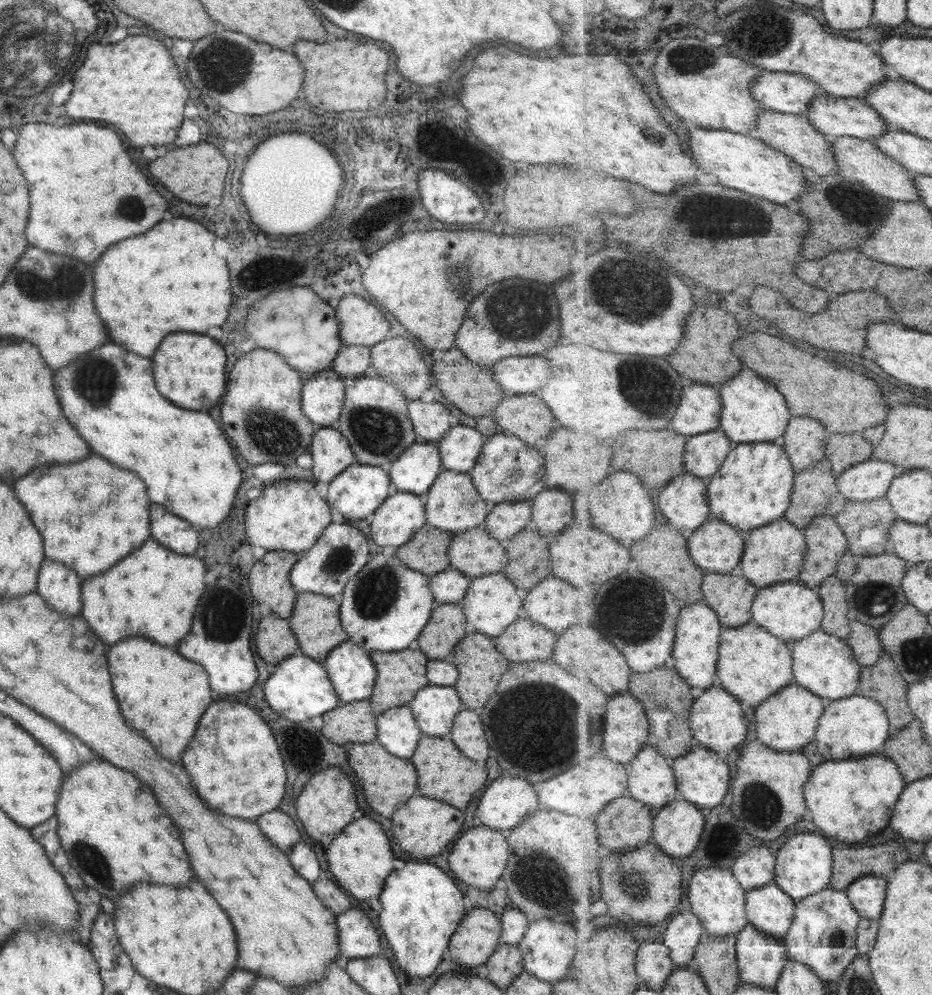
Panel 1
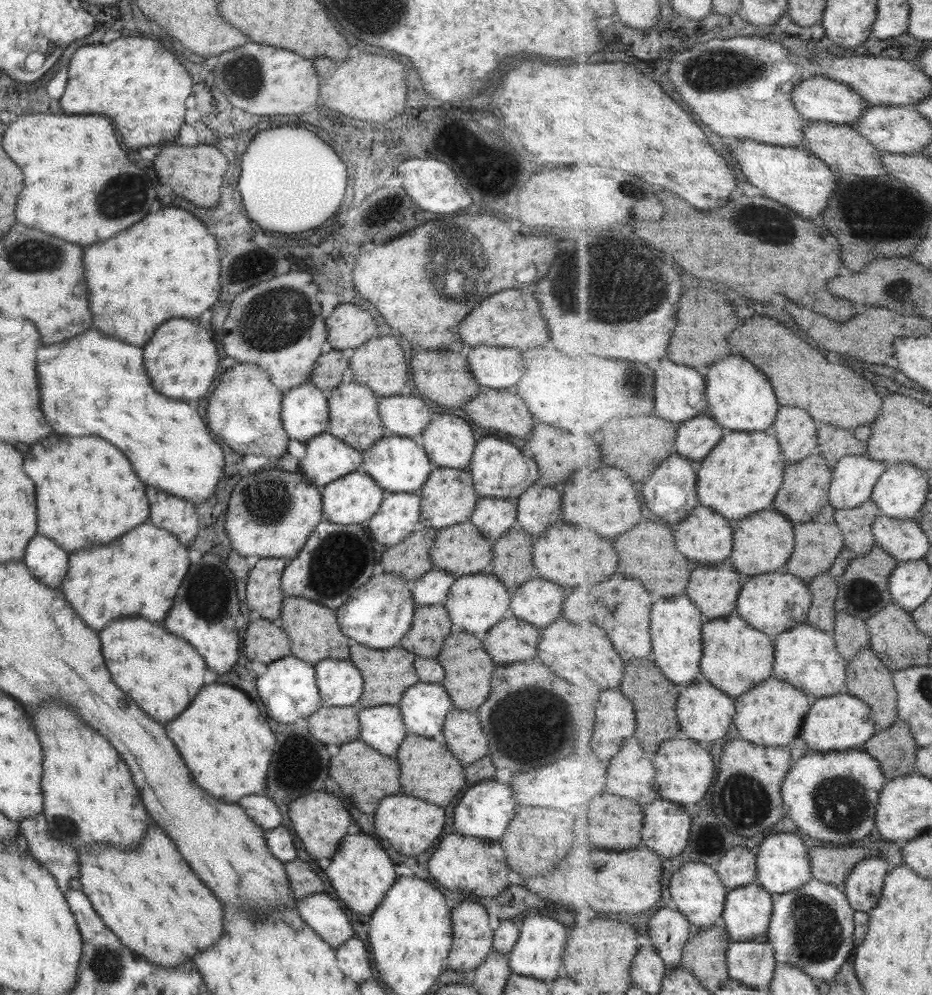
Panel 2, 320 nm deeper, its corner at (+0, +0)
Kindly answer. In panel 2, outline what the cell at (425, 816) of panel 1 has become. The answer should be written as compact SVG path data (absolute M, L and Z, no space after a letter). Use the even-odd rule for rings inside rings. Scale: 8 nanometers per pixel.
M385 796L379 800L373 826L375 826L377 836L387 840L393 850L397 850L403 856L415 856L423 852L431 842L435 842L435 838L441 834L443 822L445 822L443 810L433 804L415 800L411 796L409 798L407 796Z

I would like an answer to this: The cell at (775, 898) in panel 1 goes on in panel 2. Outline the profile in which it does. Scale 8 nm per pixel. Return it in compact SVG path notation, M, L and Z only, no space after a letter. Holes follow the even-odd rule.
M758 884L730 890L721 924L729 932L731 941L765 937L773 920L772 896Z

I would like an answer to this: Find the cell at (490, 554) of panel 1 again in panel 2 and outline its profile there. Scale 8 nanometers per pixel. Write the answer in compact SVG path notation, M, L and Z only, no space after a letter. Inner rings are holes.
M454 524L436 530L429 549L430 563L433 569L439 569L451 575L463 576L485 573L492 567L494 559L493 544L471 524Z

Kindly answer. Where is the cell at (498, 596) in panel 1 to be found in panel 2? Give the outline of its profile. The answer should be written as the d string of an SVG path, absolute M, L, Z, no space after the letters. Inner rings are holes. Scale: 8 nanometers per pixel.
M489 571L467 576L458 576L451 583L451 588L445 596L445 610L449 617L452 628L461 628L475 636L483 636L496 622L508 612L509 596L498 578Z

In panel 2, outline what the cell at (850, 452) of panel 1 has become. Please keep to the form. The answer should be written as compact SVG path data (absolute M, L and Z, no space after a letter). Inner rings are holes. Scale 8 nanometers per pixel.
M818 421L820 445L818 449L822 452L828 465L834 469L837 463L844 456L849 455L866 455L868 446L856 436L853 431L843 427L830 425Z

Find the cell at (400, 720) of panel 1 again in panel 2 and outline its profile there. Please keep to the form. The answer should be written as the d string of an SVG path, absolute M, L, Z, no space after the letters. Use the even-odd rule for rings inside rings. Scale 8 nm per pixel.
M377 705L376 707L357 707L356 717L359 723L359 738L367 746L376 750L379 754L393 756L397 745L407 734L401 718L398 705Z

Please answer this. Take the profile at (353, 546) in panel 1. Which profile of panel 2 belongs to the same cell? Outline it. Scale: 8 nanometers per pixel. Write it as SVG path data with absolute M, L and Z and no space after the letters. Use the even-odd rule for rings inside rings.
M319 521L310 532L307 544L302 546L303 550L285 565L280 578L282 594L307 598L327 608L341 606L349 600L349 594L355 588L365 584L372 576L371 570L376 561L371 541L371 536L360 524L351 526Z

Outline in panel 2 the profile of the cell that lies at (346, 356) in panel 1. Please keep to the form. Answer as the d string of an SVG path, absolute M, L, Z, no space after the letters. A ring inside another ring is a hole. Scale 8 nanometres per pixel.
M341 351L321 353L311 367L309 382L327 396L340 384L342 372L348 368L348 359Z

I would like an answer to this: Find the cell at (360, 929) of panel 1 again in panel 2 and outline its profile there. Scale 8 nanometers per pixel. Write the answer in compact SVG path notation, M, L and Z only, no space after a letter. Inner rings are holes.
M313 893L297 904L301 921L316 932L330 947L335 948L349 937L355 936L340 902L323 893Z

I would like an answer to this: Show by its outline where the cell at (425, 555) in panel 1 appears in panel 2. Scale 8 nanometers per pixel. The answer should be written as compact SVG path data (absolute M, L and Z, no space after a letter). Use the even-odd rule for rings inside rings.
M417 527L404 541L386 547L379 561L382 572L399 576L412 584L432 568L429 549L435 534L435 529Z

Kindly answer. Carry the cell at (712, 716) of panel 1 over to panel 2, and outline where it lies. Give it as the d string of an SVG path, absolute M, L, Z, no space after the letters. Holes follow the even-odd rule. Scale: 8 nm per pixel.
M700 679L690 685L680 685L677 714L682 727L682 735L690 739L707 742L723 738L736 718L737 709L732 696L723 692L709 681Z

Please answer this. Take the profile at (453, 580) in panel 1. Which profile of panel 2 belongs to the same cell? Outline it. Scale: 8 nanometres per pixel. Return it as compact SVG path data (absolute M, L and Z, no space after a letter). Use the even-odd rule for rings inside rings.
M429 569L422 574L412 584L411 596L413 602L419 606L429 606L429 604L443 604L445 602L445 592L449 590L449 584L456 579L451 575L439 569Z

